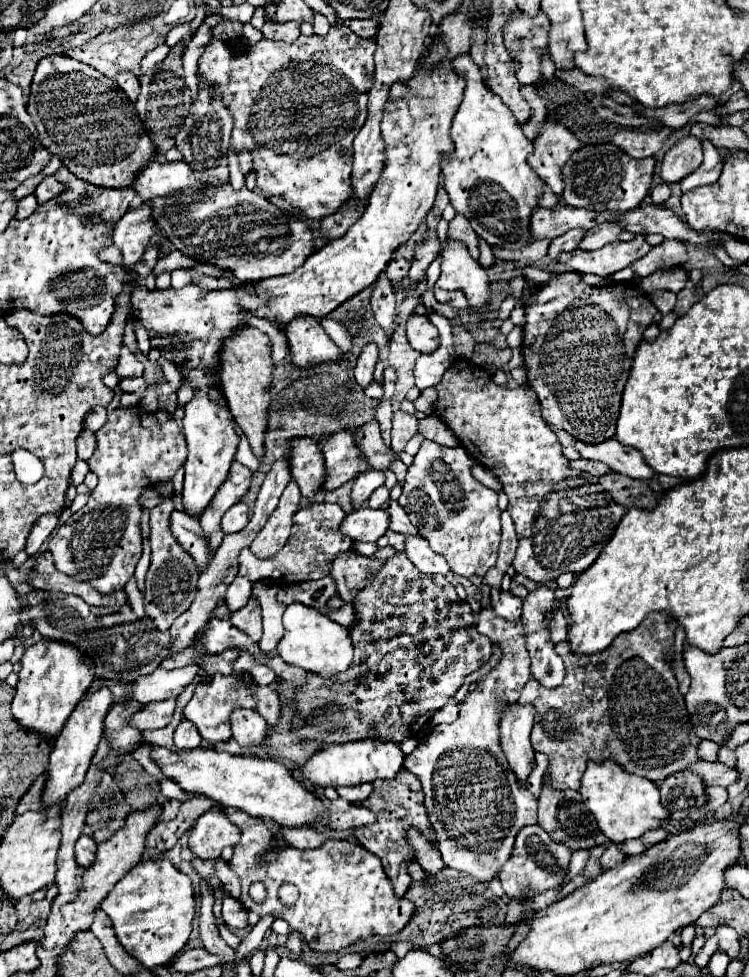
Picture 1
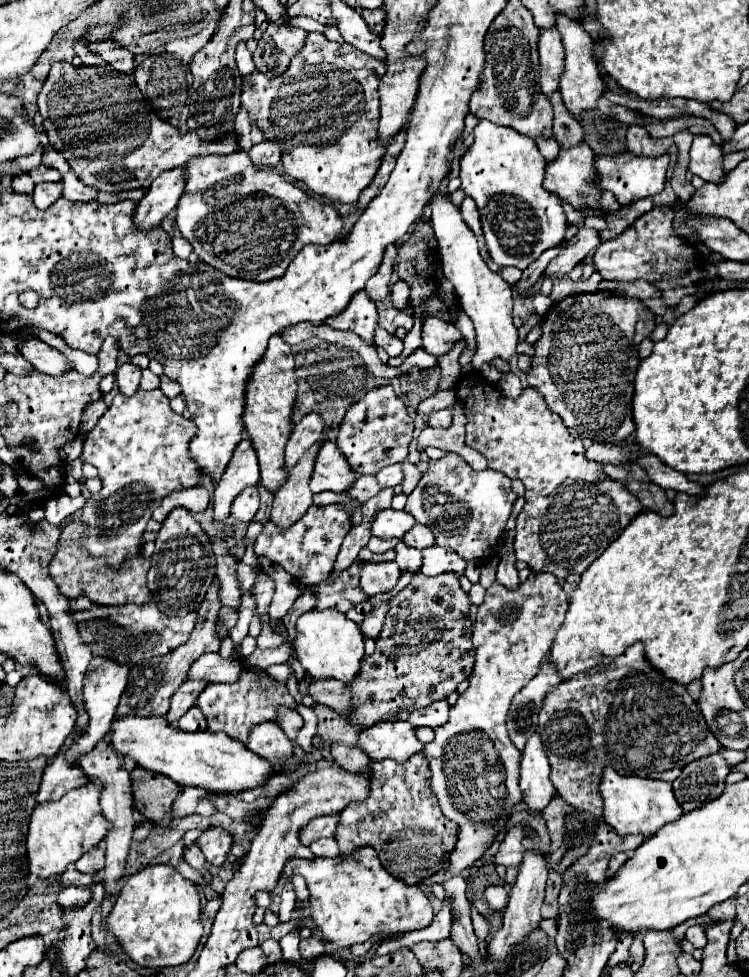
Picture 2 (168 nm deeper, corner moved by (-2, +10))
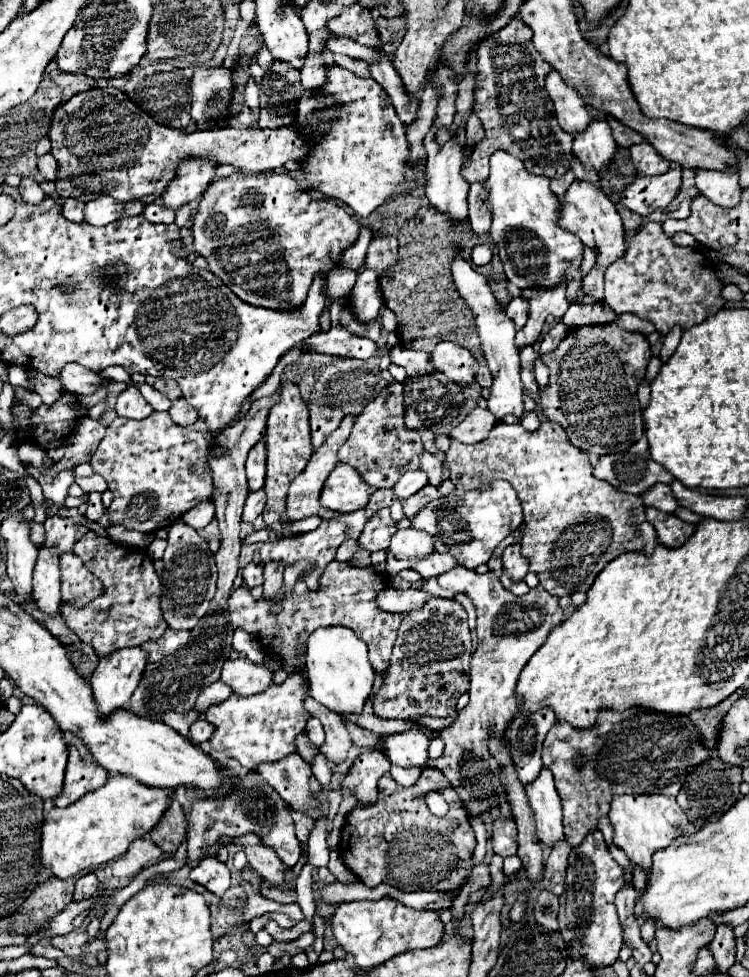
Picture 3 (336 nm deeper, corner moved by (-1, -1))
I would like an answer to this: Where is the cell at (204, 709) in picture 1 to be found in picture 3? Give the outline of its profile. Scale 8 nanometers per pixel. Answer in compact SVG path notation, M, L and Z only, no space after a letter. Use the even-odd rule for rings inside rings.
M293 672L281 686L271 684L271 688L267 688L267 692L261 692L261 694L255 694L255 696L231 694L229 700L225 700L223 704L211 706L203 714L205 720L209 724L213 724L213 728L215 728L215 732L213 732L209 742L211 742L211 746L215 750L221 750L229 758L235 758L247 770L255 770L263 762L277 762L277 760L281 760L281 758L285 758L285 756L295 752L295 738L305 732L305 724L311 718L311 714L303 706L305 698L307 698L307 676L305 674L297 674L297 672Z

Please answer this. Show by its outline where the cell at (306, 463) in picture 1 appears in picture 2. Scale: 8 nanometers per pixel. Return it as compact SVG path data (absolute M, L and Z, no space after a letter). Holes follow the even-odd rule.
M324 441L318 449L314 471L310 477L312 493L320 491L336 491L344 493L354 481L352 469L348 469L344 455L336 449L334 441Z

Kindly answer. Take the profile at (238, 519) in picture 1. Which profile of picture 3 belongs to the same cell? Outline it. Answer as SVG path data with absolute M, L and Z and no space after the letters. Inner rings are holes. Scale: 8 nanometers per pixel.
M263 490L251 492L251 494L247 496L247 502L245 502L243 520L245 520L245 522L253 522L253 520L265 510L265 502L267 502L267 496L265 496Z

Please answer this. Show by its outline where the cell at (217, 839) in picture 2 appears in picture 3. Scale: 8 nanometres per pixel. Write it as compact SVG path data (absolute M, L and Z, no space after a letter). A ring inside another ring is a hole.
M203 858L191 870L189 878L221 898L225 894L225 890L229 888L231 874L229 874L229 868L223 862L219 862L217 858Z

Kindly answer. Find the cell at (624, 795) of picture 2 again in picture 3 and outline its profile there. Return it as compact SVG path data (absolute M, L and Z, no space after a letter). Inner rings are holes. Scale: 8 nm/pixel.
M631 794L631 796L615 796L611 802L609 818L615 828L615 846L621 848L627 858L641 866L643 870L651 868L651 858L657 850L667 848L679 836L695 834L695 826L689 822L683 808L675 798L667 798L663 794Z

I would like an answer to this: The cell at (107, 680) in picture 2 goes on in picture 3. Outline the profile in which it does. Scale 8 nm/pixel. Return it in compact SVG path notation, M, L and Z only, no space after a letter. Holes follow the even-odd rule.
M133 646L99 660L91 676L91 686L101 714L109 714L129 702L145 670L147 656L143 648Z

